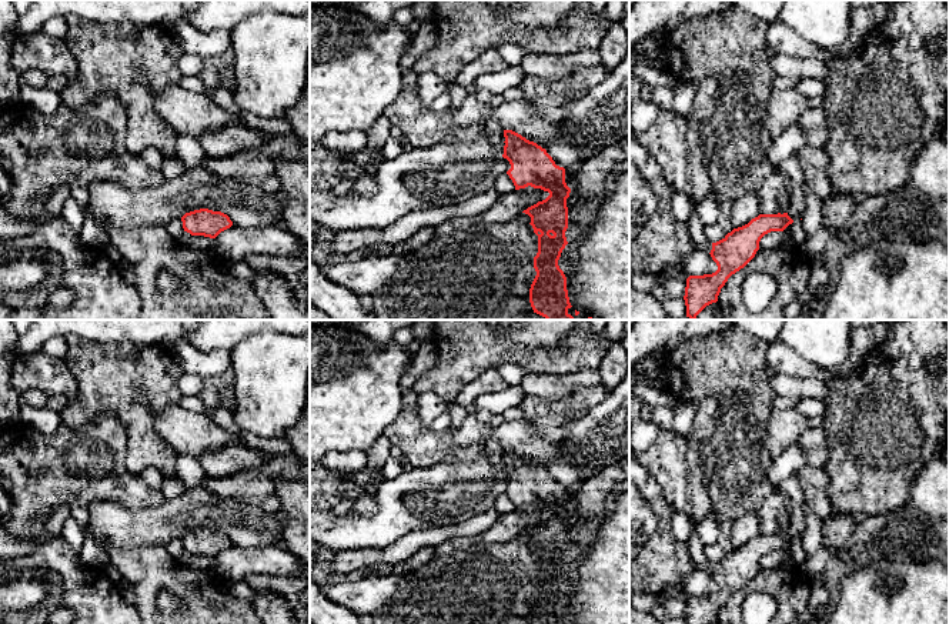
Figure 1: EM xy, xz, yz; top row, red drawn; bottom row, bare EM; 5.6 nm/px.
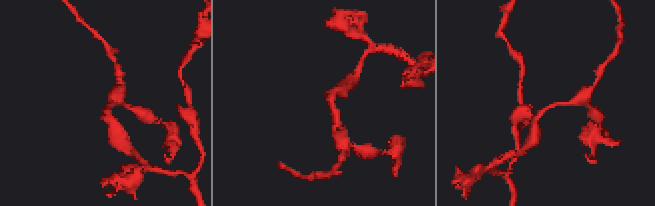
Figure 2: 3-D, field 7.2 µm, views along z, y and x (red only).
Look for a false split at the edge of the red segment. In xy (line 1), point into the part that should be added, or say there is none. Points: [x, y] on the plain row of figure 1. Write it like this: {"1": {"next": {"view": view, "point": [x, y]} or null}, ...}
{"1": {"next": {"view": "xy", "point": [109, 521]}}}

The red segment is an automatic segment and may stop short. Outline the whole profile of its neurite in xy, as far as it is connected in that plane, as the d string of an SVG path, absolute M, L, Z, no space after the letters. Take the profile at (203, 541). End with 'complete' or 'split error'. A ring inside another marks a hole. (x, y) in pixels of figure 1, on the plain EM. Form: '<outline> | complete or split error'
M178 498L144 510L130 510L117 501L91 503L87 511L88 521L83 533L97 544L107 543L110 548L166 545L173 538L180 538L184 551L191 555L215 558L233 545L230 537L221 531L200 528L184 533L177 523Z | split error

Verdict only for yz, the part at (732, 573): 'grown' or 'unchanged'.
unchanged

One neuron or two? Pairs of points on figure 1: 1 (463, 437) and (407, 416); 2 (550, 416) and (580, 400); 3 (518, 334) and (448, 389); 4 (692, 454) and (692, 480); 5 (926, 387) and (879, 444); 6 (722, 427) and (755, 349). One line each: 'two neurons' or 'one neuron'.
1: one neuron
2: one neuron
3: two neurons
4: one neuron
5: one neuron
6: one neuron

